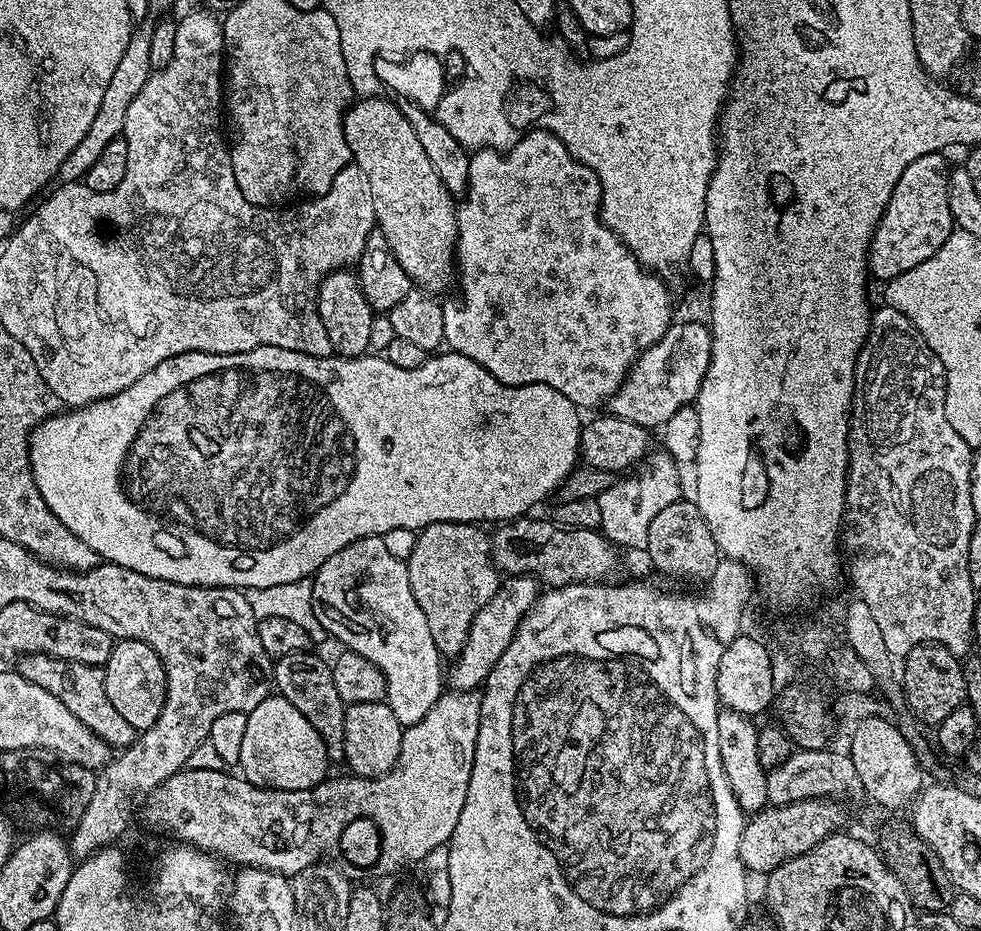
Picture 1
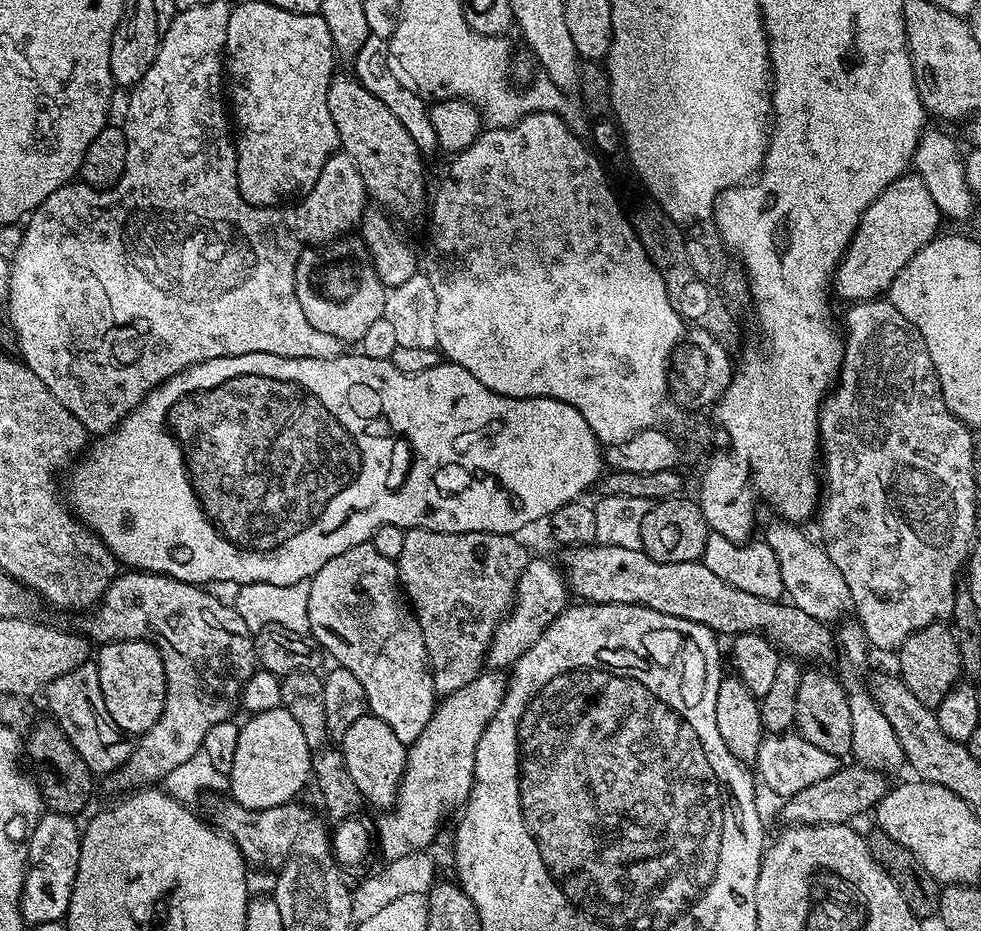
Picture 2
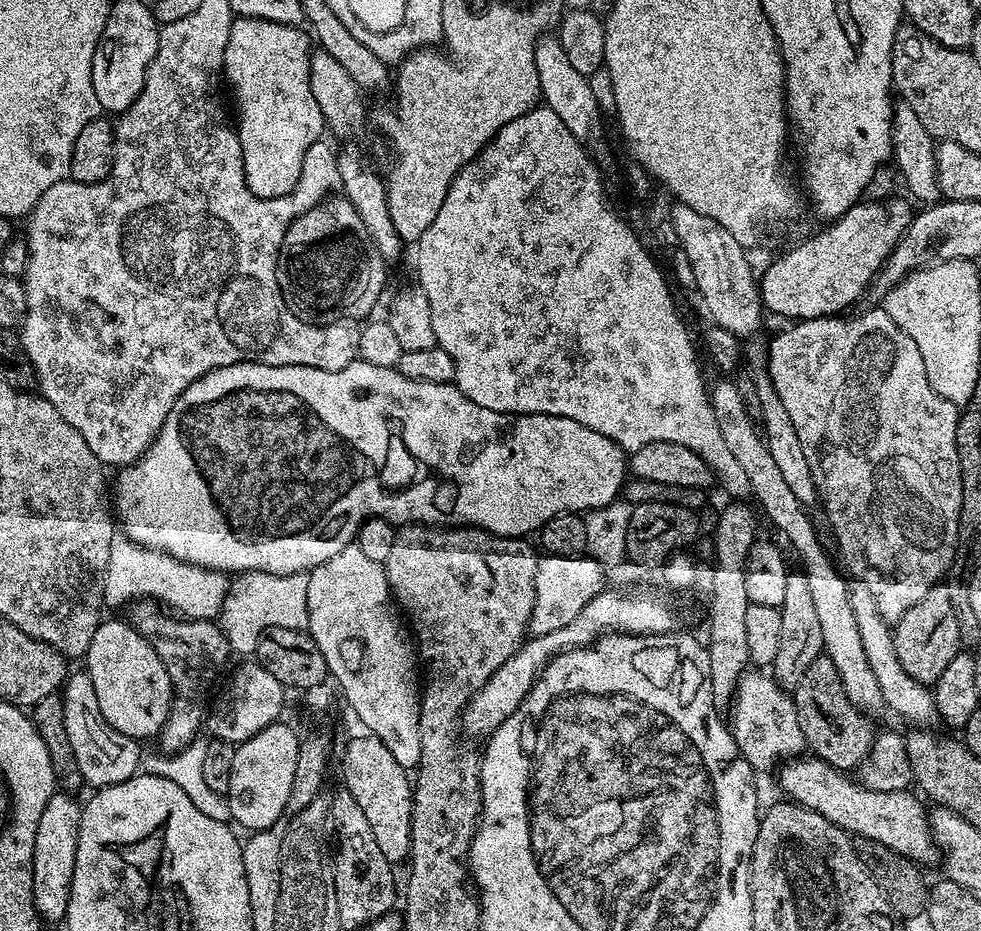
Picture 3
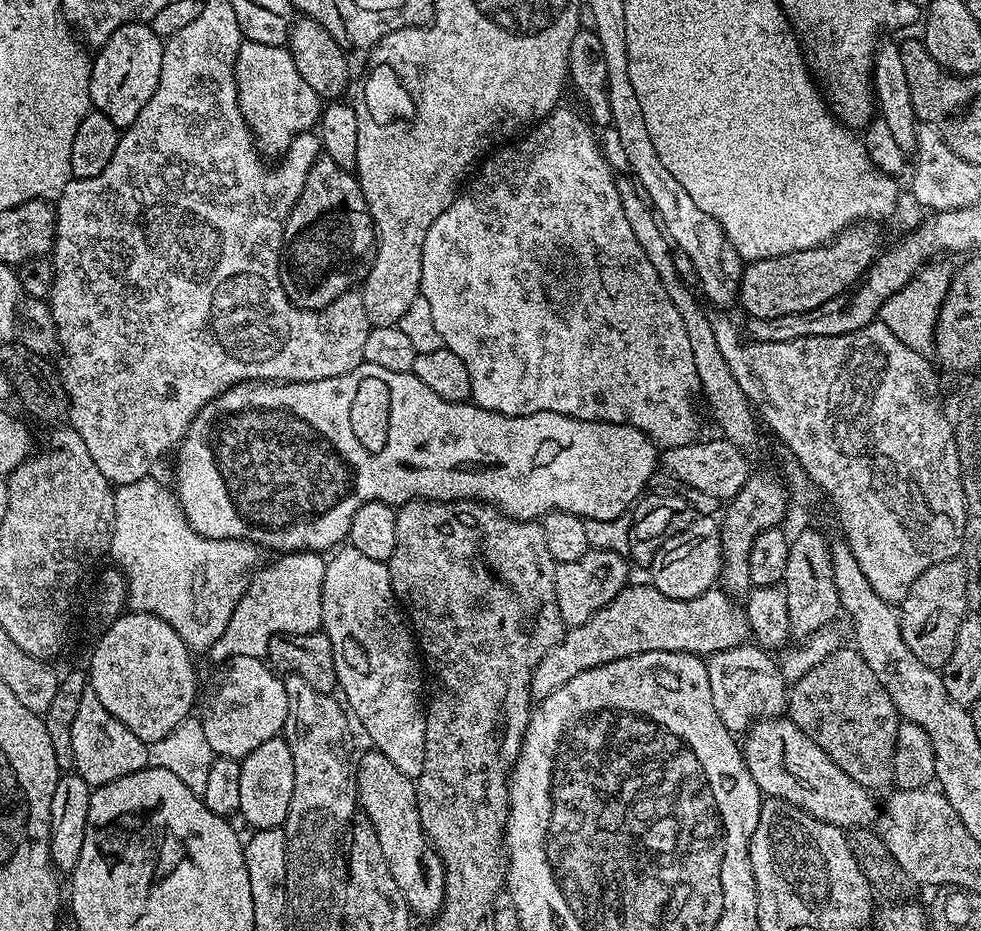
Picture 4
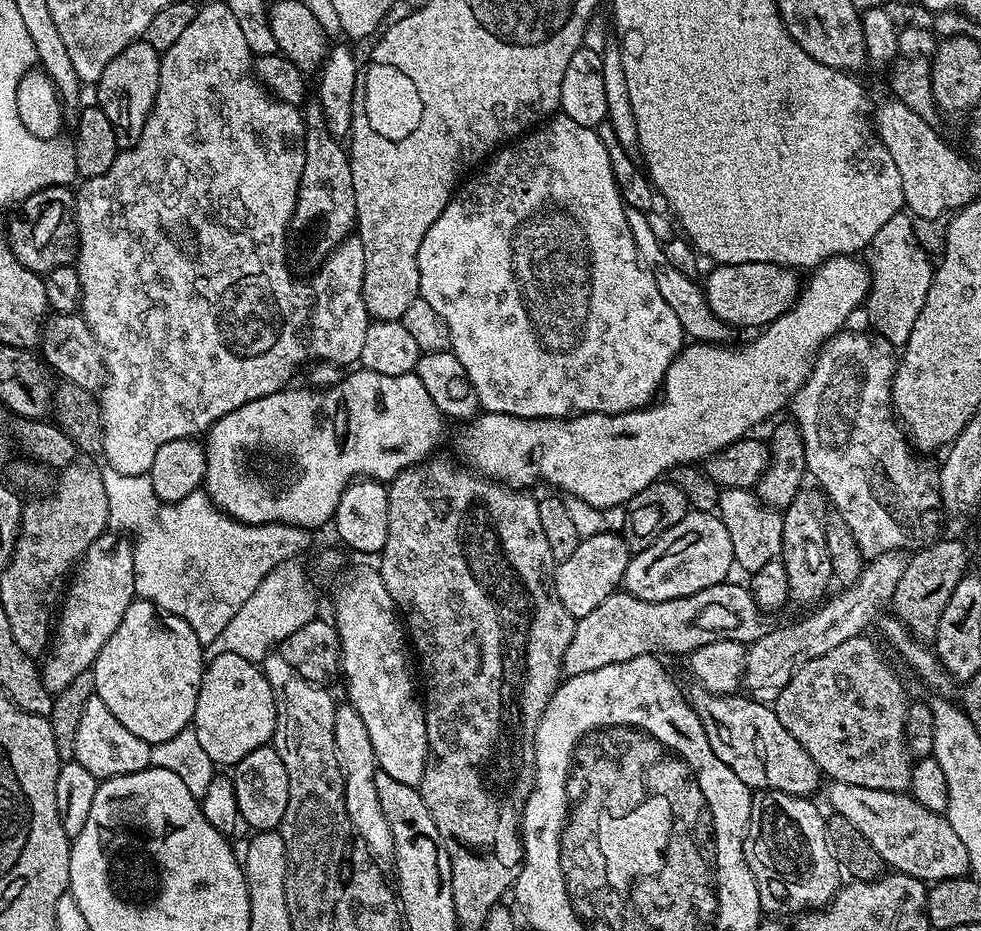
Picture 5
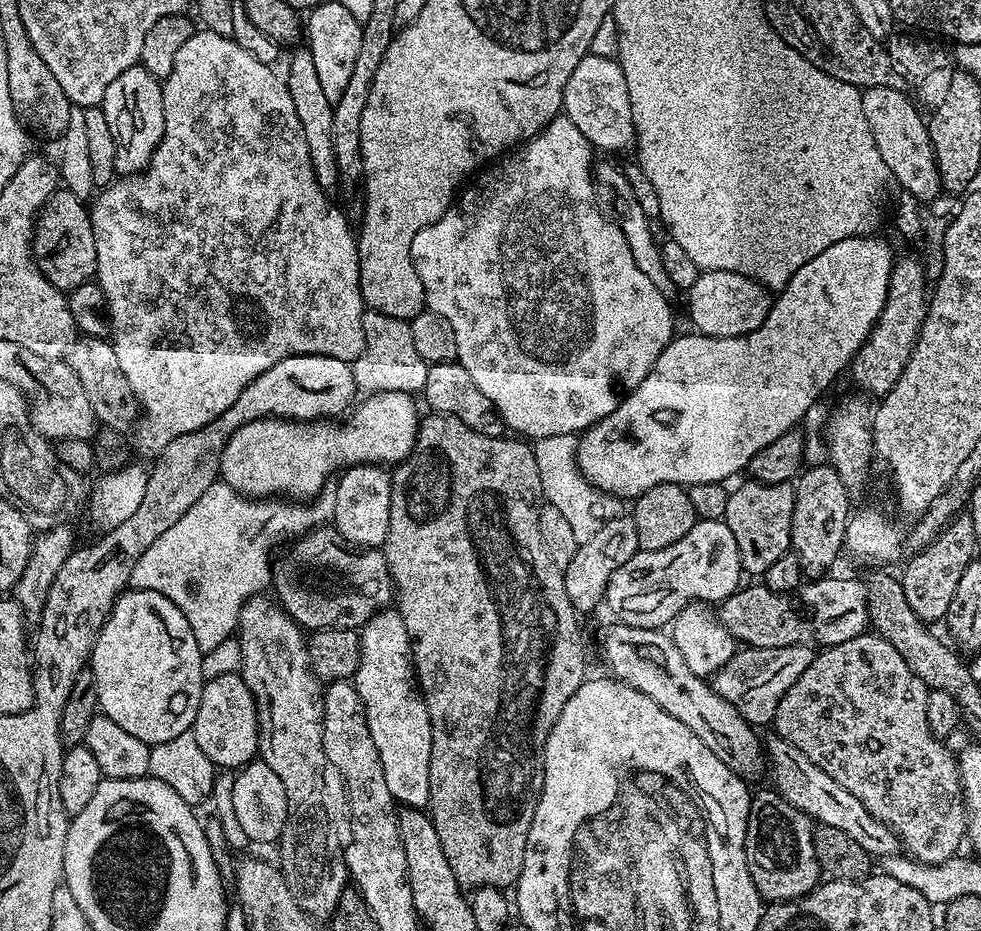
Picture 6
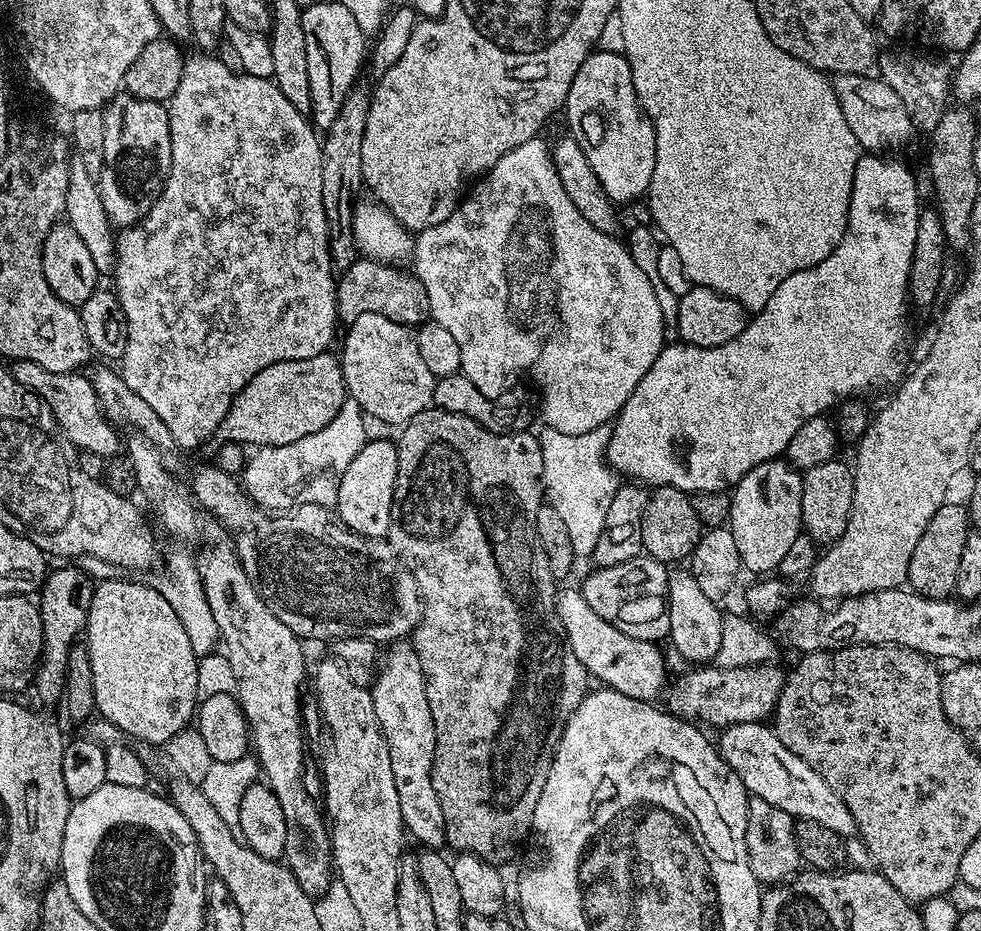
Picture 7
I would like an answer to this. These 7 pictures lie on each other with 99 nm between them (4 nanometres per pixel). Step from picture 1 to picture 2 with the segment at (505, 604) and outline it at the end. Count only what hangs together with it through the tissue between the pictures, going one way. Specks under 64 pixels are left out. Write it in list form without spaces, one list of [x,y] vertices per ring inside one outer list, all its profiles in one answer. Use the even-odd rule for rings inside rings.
[[[529,559],[528,565],[522,570],[522,578],[516,583],[516,598],[512,601],[512,610],[500,621],[494,630],[494,638],[488,647],[486,664],[492,670],[508,670],[513,664],[542,638],[542,634],[550,626],[554,618],[570,604],[570,589],[564,579],[561,565],[555,559]]]

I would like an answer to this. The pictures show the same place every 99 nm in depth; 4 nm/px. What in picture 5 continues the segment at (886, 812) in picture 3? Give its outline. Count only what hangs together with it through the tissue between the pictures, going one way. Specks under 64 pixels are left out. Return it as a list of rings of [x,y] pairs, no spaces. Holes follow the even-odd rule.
[[[702,687],[693,688],[693,692],[690,692],[692,709],[698,714],[702,726],[706,730],[706,738],[723,767],[734,770],[734,774],[738,774],[738,778],[742,778],[744,785],[753,790],[785,792],[791,796],[805,798],[813,795],[811,792],[819,786],[820,780],[822,781],[821,770],[812,761],[810,754],[806,754],[806,750],[802,750],[799,742],[788,733],[786,726],[782,726],[782,722],[778,722],[775,707],[761,704],[759,700],[745,698],[743,695],[740,697],[740,694],[713,696],[711,692]]]

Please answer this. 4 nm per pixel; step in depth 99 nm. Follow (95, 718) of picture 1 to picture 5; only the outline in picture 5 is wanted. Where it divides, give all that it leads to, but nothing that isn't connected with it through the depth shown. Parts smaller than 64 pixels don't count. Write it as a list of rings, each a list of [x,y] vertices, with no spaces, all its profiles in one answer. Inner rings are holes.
[[[93,695],[82,706],[82,719],[78,722],[78,734],[74,734],[74,750],[72,755],[75,763],[80,764],[99,782],[109,780],[115,776],[125,776],[140,772],[151,765],[153,745],[138,739],[110,710],[106,710],[106,702],[102,702]]]

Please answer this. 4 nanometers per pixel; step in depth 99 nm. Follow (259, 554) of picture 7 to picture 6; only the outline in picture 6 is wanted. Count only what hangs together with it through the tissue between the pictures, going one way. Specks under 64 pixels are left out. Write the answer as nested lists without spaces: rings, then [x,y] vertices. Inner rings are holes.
[[[335,526],[313,528],[307,536],[300,537],[287,549],[278,566],[272,569],[272,584],[276,588],[275,599],[279,607],[287,612],[304,630],[317,628],[350,628],[359,630],[377,612],[387,609],[394,600],[392,575],[380,548],[363,548],[352,544]]]

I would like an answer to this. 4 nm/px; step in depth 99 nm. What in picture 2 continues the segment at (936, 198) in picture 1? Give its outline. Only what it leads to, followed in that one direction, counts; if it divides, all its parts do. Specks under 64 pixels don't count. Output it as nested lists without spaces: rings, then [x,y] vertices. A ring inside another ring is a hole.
[[[905,174],[890,182],[870,202],[858,222],[858,230],[849,242],[840,265],[836,267],[834,292],[847,302],[863,302],[883,297],[892,280],[941,231],[942,217],[921,176]]]

